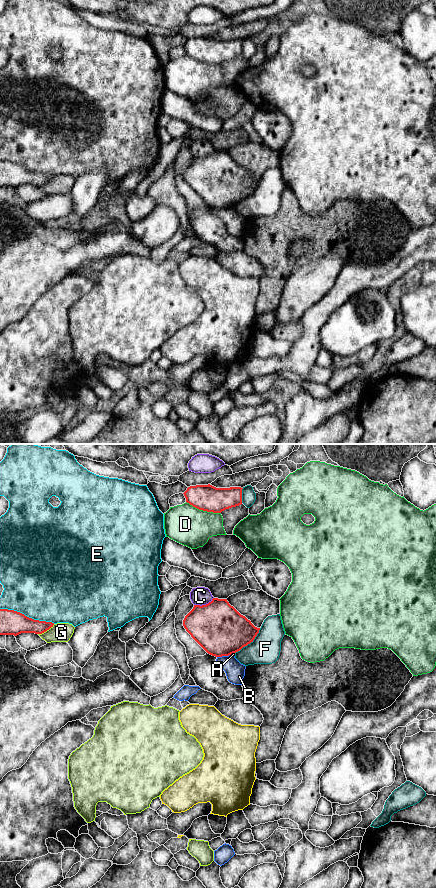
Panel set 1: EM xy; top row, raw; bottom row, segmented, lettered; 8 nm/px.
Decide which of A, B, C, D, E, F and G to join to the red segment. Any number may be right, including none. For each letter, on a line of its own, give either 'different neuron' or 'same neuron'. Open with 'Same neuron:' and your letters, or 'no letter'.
Same neuron: no letter
A: different neuron
B: different neuron
C: different neuron
D: different neuron
E: different neuron
F: different neuron
G: different neuron

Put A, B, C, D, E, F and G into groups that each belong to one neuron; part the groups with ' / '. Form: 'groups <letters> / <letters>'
groups A / B / C / D / E / F / G

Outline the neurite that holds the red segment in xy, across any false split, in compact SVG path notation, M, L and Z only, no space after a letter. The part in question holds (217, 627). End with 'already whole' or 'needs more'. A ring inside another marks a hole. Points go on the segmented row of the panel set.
M213 598L206 605L194 605L185 616L183 626L208 654L215 657L229 656L240 651L253 642L260 630L231 606L227 599L218 598Z | already whole

